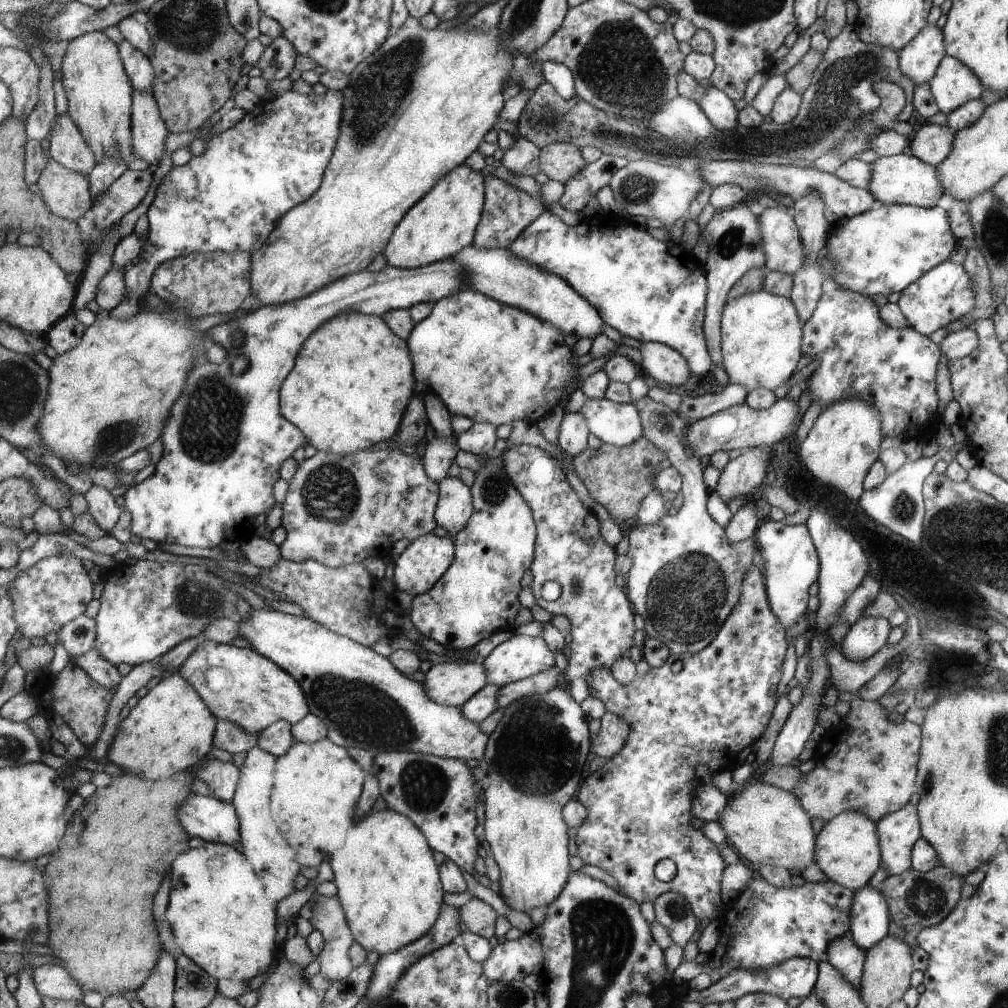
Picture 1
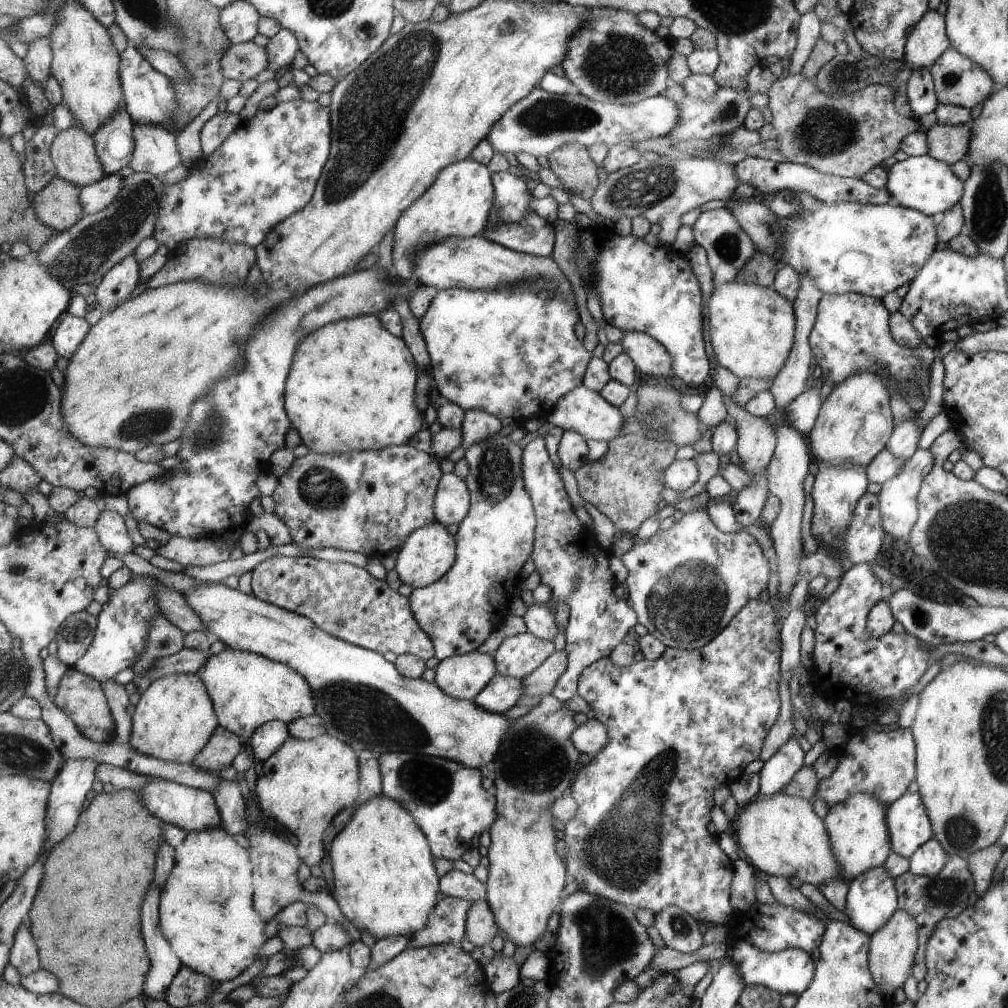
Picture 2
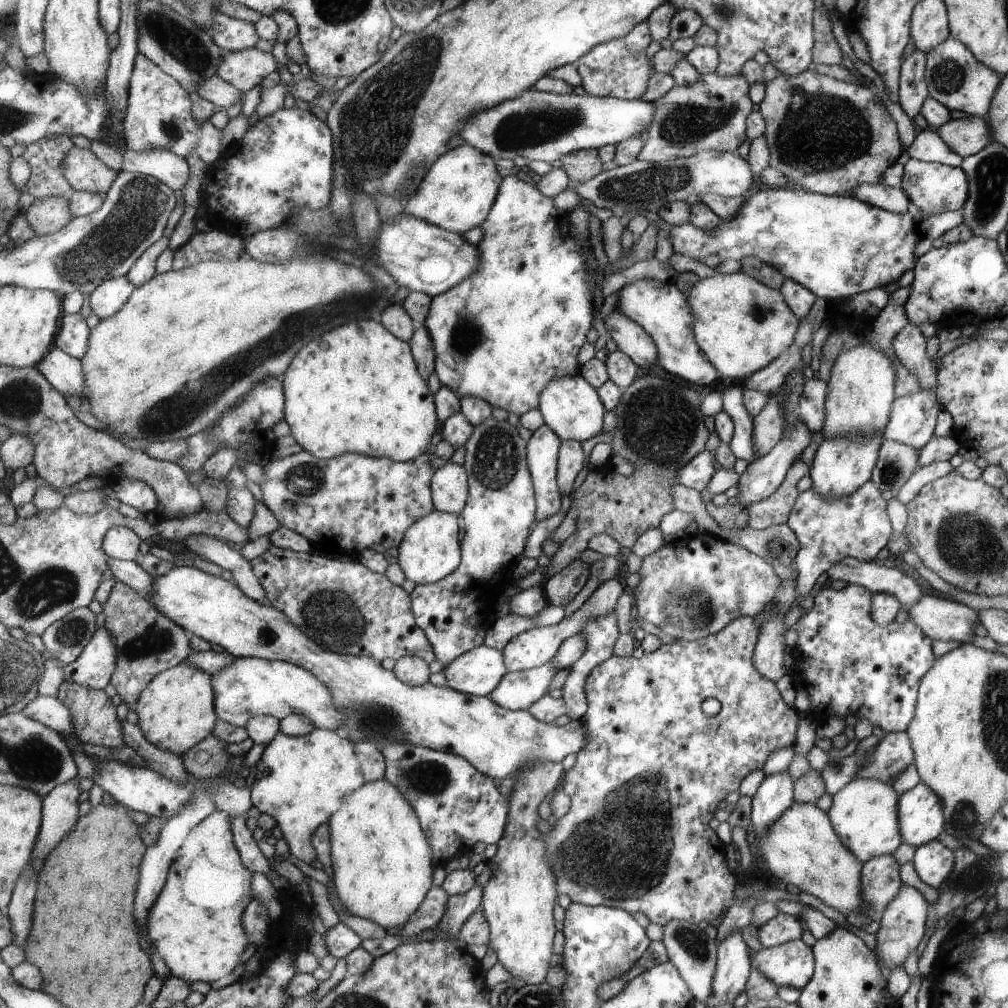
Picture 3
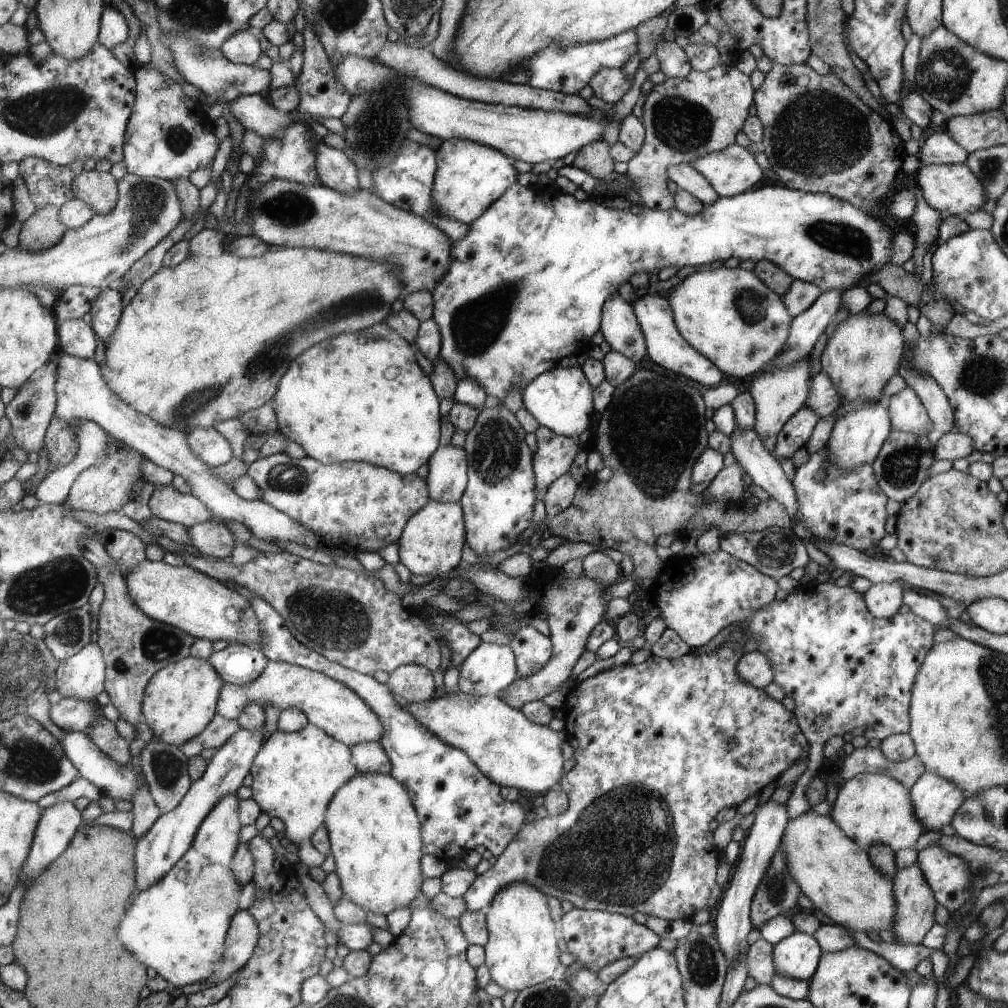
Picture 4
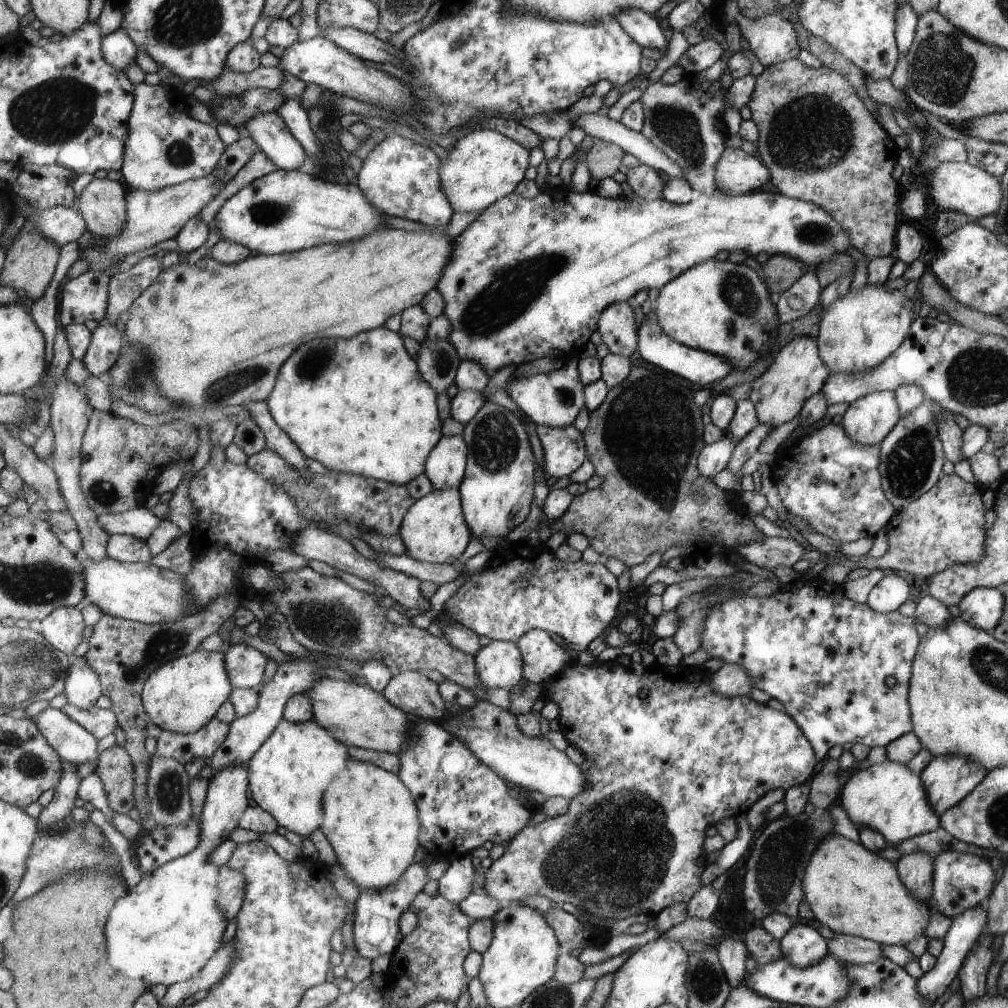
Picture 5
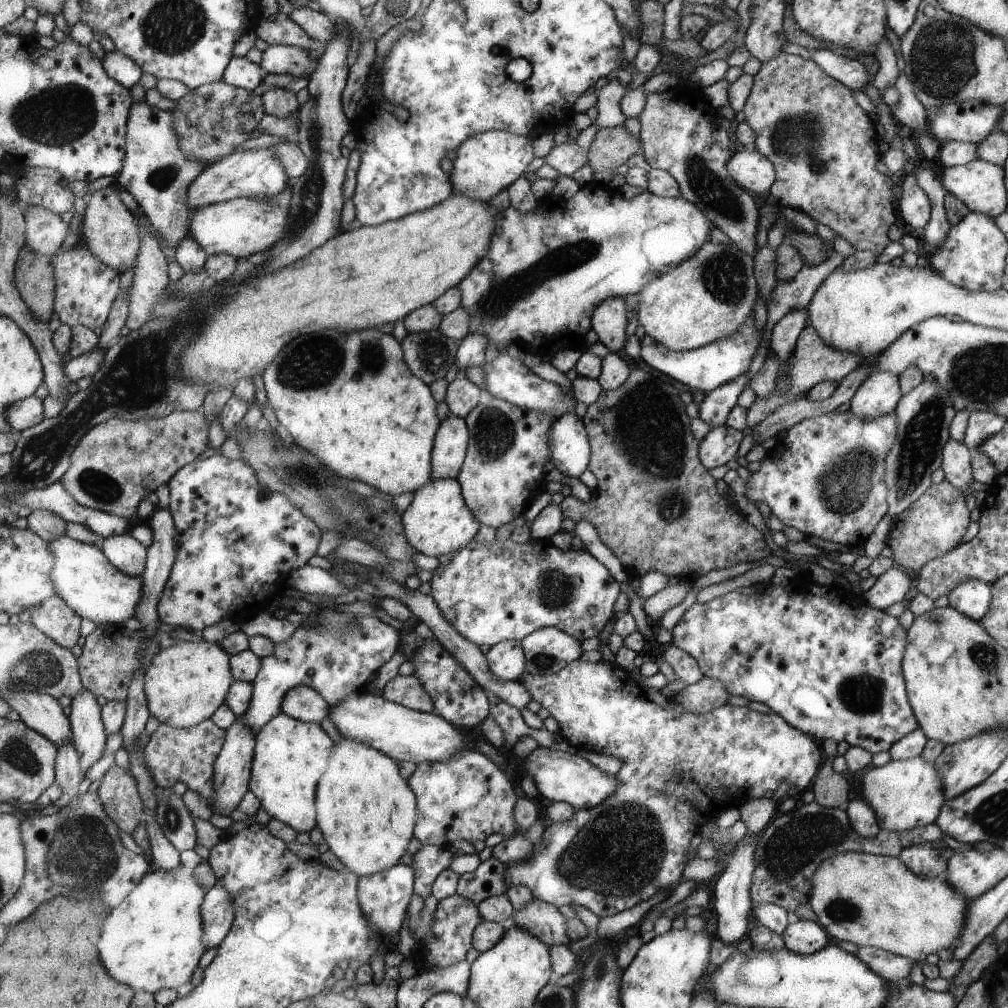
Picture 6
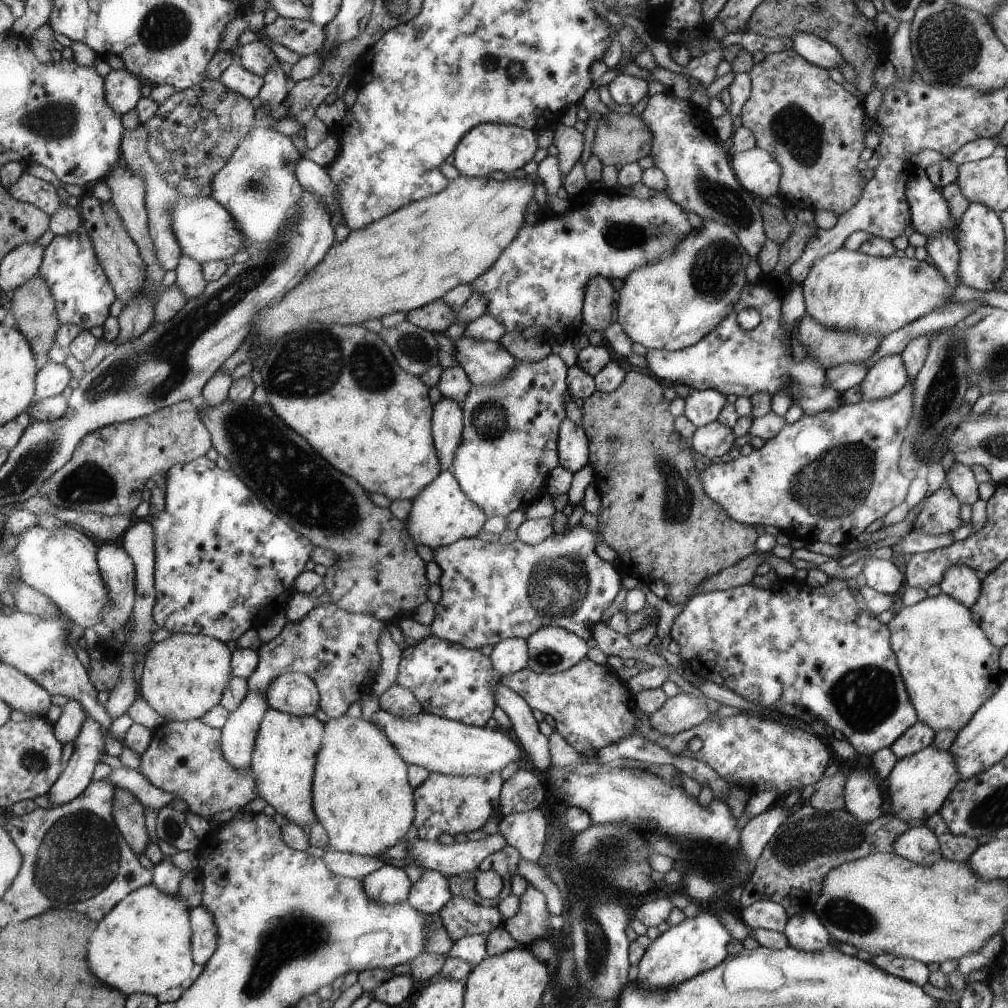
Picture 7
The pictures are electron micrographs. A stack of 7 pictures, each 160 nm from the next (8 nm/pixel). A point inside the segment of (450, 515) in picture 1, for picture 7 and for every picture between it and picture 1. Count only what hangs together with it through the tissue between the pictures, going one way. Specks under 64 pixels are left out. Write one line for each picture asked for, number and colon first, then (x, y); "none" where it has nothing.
2: (453, 497)
3: (450, 487)
4: (448, 478)
5: (446, 467)
6: (450, 450)
7: (448, 426)

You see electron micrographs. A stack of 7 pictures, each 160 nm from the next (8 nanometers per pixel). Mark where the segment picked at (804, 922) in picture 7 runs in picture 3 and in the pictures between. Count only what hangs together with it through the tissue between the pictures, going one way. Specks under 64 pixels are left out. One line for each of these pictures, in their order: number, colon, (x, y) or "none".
3: (791, 963)
4: (797, 956)
5: (803, 946)
6: (803, 937)

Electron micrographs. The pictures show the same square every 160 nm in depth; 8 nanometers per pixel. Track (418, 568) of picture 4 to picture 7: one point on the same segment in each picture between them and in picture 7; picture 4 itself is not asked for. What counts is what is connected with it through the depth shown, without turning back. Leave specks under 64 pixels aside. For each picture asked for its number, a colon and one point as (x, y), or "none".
5: (435, 530)
6: (438, 521)
7: (443, 513)

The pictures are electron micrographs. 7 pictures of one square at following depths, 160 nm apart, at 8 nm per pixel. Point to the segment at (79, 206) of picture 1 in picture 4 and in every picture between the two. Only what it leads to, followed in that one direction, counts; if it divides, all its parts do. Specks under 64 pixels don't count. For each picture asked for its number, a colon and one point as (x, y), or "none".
2: (58, 205)
3: (48, 215)
4: (45, 228)

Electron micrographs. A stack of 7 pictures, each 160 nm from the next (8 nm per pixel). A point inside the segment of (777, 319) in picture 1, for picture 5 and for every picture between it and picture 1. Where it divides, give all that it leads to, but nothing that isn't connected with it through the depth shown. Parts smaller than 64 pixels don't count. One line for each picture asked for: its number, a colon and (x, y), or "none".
2: (751, 329)
3: (740, 325)
4: (730, 316)
5: (719, 307)

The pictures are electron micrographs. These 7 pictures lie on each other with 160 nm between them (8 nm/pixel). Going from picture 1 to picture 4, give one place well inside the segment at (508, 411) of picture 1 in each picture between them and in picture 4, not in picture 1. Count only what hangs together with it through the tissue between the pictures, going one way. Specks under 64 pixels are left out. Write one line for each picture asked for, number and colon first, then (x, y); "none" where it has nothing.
2: (513, 352)
3: (502, 335)
4: (525, 288)

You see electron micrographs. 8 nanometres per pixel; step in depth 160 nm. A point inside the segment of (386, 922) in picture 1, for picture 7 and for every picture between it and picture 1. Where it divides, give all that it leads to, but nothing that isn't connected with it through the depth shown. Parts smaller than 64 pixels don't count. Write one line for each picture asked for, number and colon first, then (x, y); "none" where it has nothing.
2: (386, 881)
3: (383, 864)
4: (376, 831)
5: (372, 819)
6: (368, 811)
7: (363, 796)

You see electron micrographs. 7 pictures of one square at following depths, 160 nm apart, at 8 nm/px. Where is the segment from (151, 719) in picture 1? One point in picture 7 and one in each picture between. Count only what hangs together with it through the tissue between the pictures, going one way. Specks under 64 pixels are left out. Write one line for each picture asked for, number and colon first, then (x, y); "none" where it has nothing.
2: (174, 719)
3: (177, 710)
4: (181, 700)
5: (182, 696)
6: (186, 684)
7: (186, 675)

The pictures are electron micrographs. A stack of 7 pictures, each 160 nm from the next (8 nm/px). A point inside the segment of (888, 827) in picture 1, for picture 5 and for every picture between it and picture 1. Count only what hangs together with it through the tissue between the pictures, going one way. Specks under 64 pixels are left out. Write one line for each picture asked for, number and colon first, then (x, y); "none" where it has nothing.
2: (908, 824)
3: (921, 812)
4: (935, 800)
5: (946, 779)

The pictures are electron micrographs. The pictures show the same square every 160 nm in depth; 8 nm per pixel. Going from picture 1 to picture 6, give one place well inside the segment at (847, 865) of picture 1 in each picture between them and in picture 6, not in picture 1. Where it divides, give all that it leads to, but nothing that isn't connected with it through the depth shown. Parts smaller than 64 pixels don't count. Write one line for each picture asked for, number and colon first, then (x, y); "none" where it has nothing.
2: (857, 829)
3: (864, 813)
4: (870, 808)
5: (887, 797)
6: (904, 794)

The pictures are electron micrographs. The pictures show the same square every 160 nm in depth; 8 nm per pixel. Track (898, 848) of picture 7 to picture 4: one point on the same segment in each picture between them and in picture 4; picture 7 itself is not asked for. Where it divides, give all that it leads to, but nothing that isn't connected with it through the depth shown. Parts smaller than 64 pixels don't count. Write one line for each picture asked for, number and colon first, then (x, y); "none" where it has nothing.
4: (915, 902)
5: (915, 870)
6: (928, 859)

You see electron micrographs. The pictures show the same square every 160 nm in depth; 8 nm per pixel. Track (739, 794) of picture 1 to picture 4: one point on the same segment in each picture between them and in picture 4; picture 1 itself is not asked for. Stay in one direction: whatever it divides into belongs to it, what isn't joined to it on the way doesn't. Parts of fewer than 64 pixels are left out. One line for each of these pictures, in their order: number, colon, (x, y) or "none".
2: (780, 835)
3: (802, 849)
4: (836, 874)

